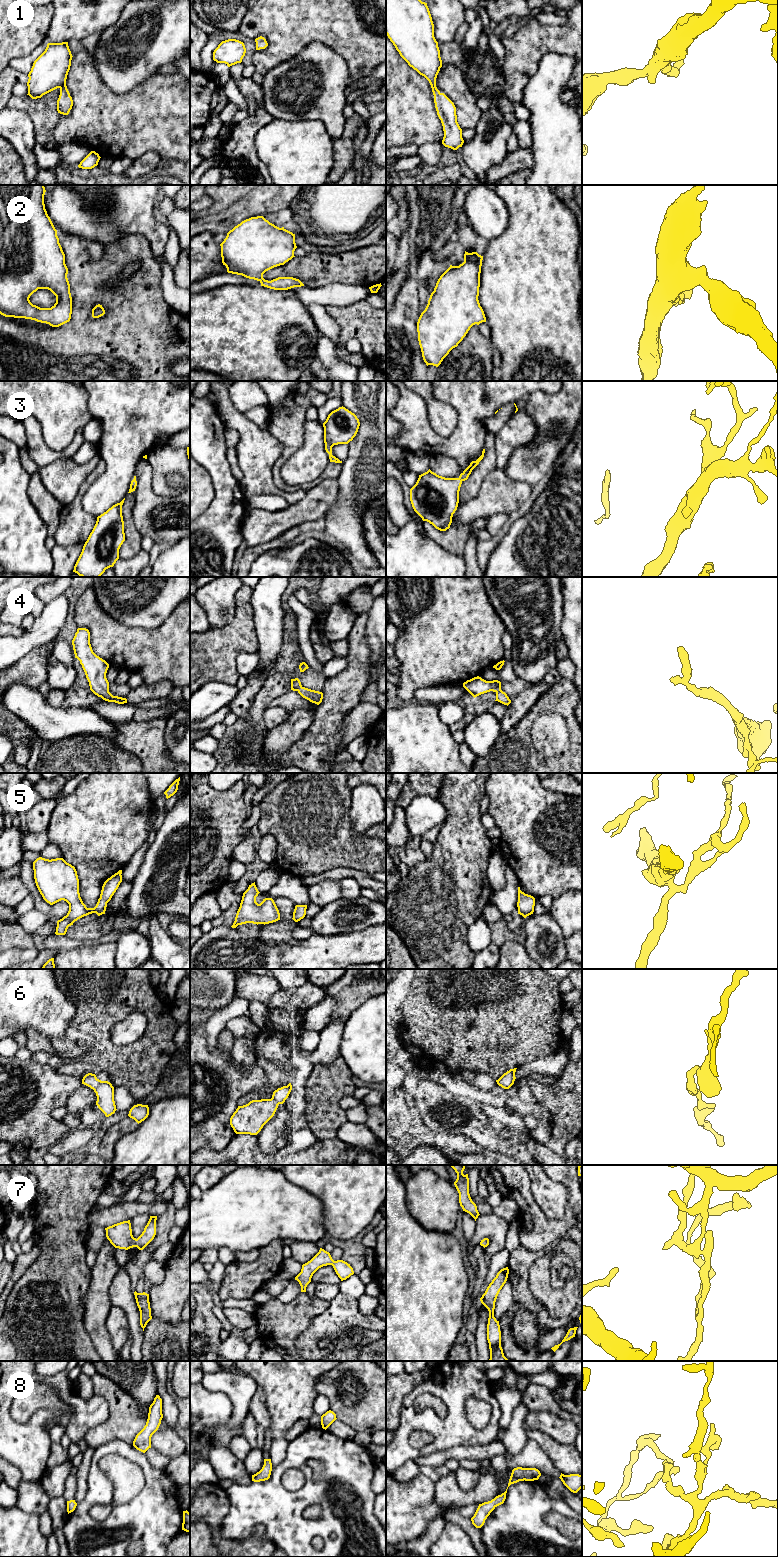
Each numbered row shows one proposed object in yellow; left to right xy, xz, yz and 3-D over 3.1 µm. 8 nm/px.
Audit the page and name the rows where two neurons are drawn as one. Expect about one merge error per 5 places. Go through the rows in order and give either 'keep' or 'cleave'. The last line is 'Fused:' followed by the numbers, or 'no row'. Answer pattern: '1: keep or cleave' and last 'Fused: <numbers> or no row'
1: keep
2: keep
3: keep
4: keep
5: keep
6: keep
7: keep
8: keep
Fused: no row

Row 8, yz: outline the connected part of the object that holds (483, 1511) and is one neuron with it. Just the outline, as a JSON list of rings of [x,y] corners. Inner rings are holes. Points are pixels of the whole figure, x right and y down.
[[[517,1467],[512,1470],[508,1487],[511,1484],[517,1483],[519,1481],[534,1481],[538,1480],[541,1476],[541,1473],[536,1468],[522,1468]],[[507,1487],[507,1489],[508,1489]],[[507,1489],[504,1493],[501,1495],[496,1496],[494,1499],[488,1502],[484,1502],[482,1504],[479,1504],[474,1516],[471,1518],[472,1524],[476,1528],[481,1528],[487,1517],[490,1515],[490,1513],[499,1505],[503,1504],[506,1499],[506,1493]]]

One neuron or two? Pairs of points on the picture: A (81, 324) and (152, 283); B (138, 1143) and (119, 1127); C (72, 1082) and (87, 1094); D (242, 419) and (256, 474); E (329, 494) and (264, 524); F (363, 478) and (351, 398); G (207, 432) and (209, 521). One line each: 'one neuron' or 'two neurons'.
A: one neuron
B: two neurons
C: two neurons
D: one neuron
E: one neuron
F: one neuron
G: one neuron

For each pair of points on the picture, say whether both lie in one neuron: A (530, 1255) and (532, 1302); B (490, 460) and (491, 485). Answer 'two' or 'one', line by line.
A: one
B: two

